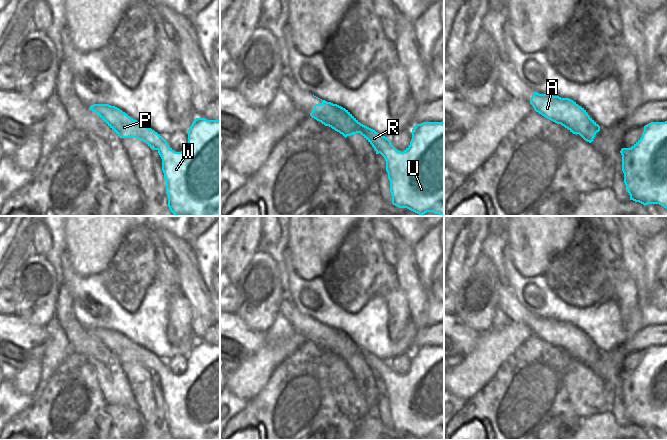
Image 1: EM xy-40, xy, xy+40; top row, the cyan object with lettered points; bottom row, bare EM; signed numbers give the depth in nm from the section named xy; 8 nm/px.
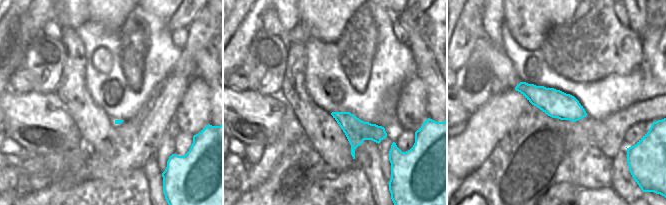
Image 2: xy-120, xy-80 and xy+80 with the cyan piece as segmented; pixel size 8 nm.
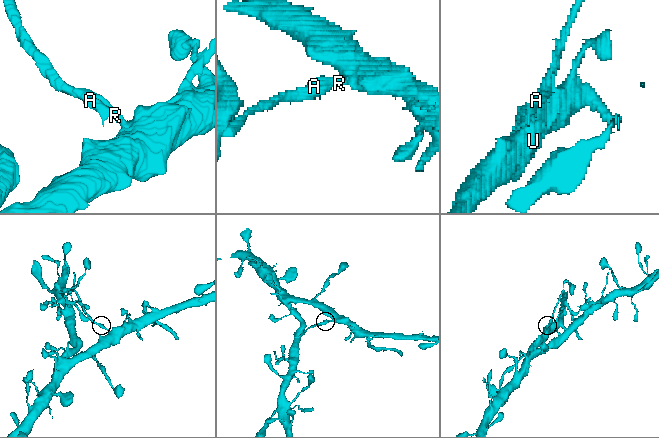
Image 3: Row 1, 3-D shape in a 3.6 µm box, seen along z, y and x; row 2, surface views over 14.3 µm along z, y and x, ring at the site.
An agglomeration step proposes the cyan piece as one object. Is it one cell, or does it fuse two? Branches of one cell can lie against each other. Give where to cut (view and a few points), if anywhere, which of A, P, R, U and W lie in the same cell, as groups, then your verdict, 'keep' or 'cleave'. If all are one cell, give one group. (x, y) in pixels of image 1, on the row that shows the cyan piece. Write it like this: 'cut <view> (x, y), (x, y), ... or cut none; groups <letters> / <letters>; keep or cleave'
cut xy (388, 139), (385, 148), (378, 152); groups A P R / U W; cleave

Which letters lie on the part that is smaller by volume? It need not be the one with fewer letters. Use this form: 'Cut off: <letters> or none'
Cut off: A, P, R

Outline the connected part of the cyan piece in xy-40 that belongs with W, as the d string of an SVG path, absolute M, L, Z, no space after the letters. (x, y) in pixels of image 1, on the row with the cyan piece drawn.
M196 118L187 131L188 143L181 152L175 152L166 139L158 150L168 207L175 216L220 216L220 120Z

